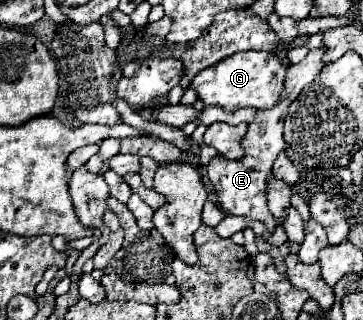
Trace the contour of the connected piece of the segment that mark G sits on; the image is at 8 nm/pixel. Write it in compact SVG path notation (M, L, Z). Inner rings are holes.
M236 52L234 56L226 56L226 60L220 60L212 68L204 68L194 76L192 86L198 92L198 98L204 104L216 104L226 110L236 108L258 108L268 110L274 108L280 102L280 96L284 92L284 76L286 66L282 60L278 60L276 52Z

